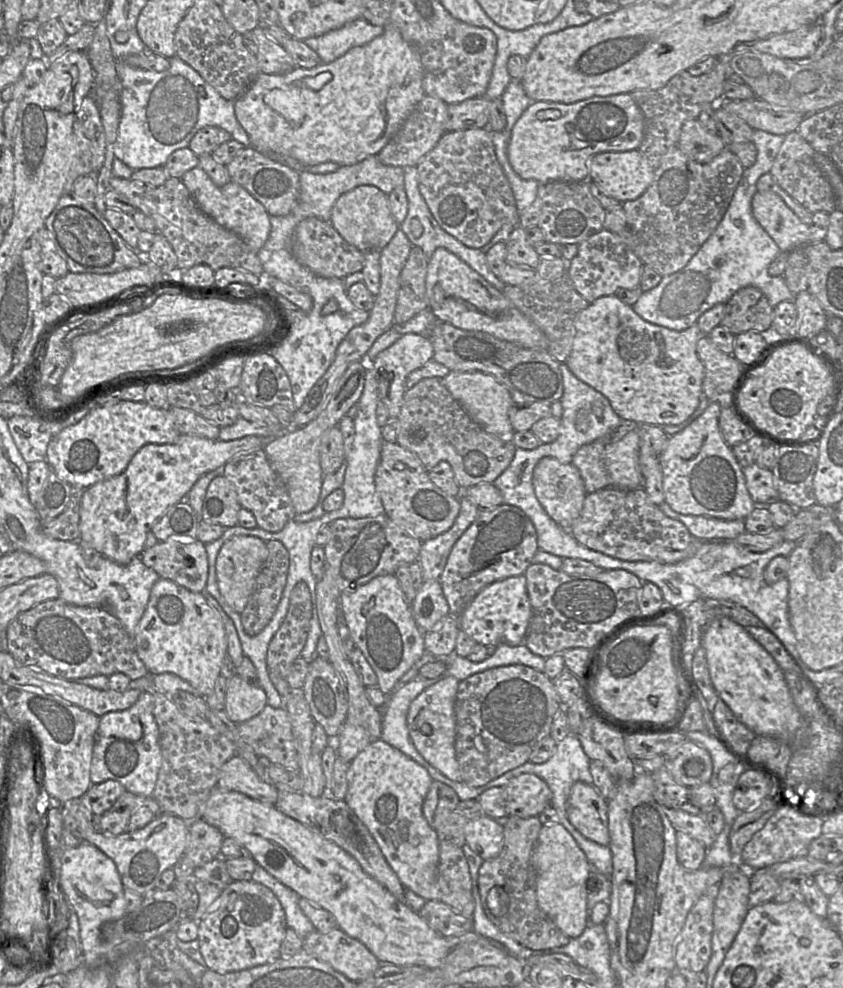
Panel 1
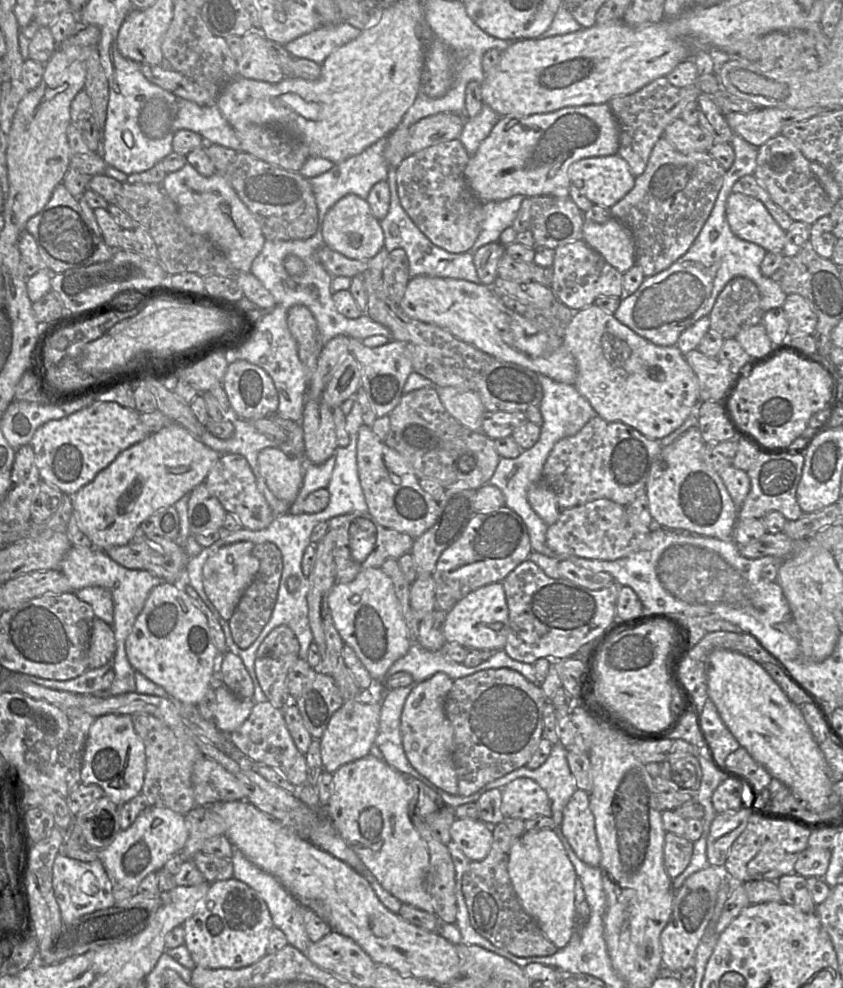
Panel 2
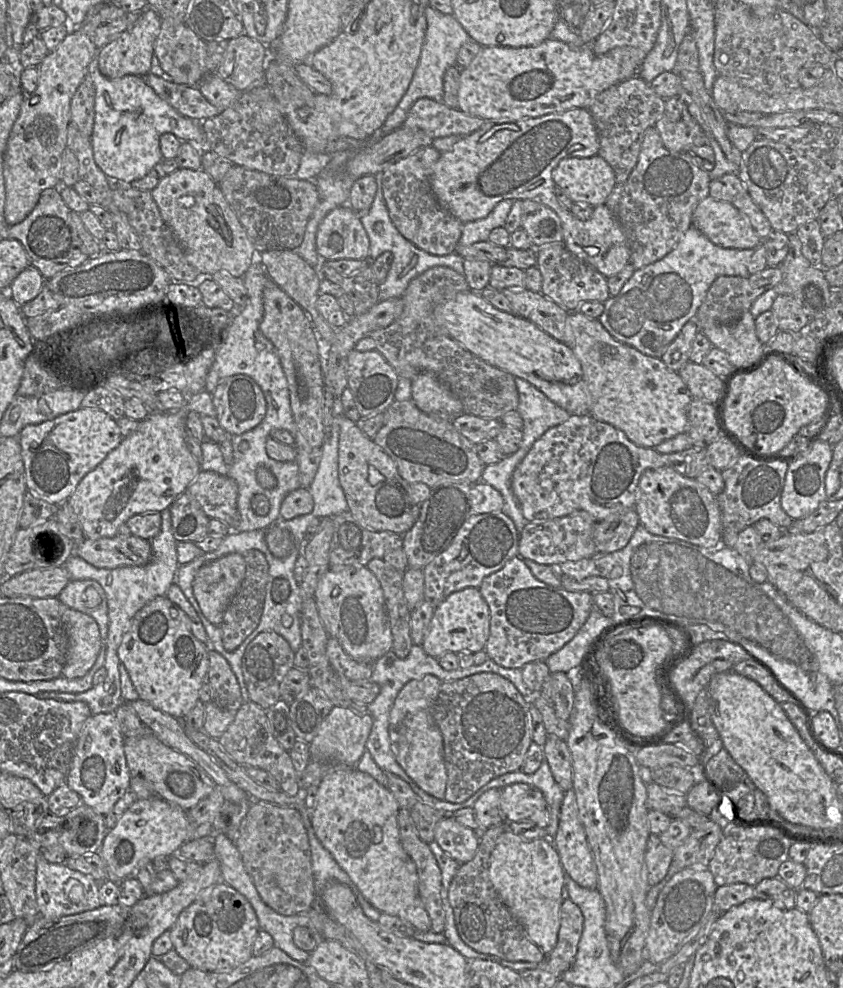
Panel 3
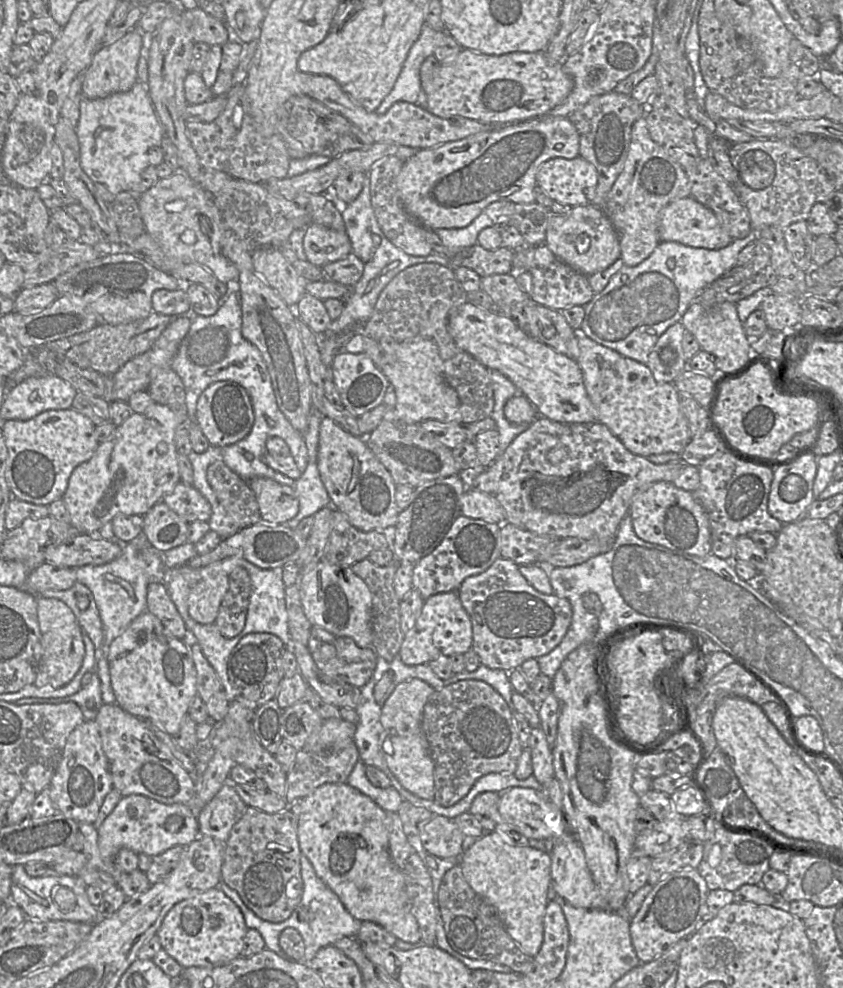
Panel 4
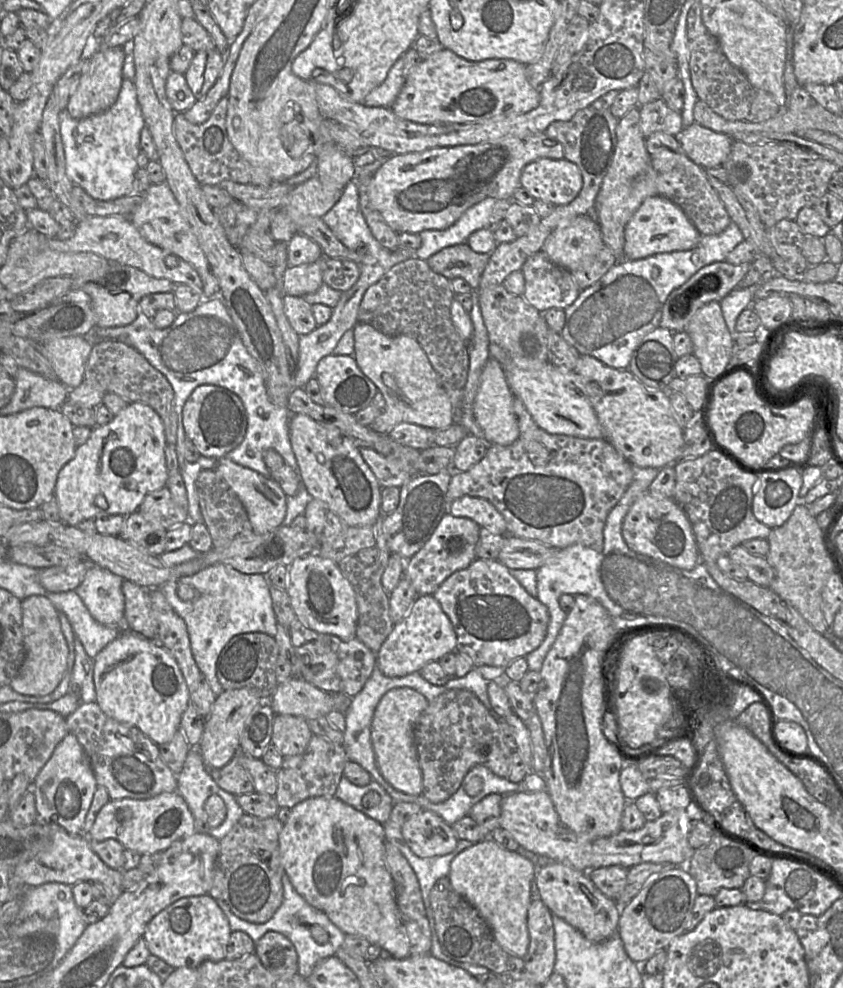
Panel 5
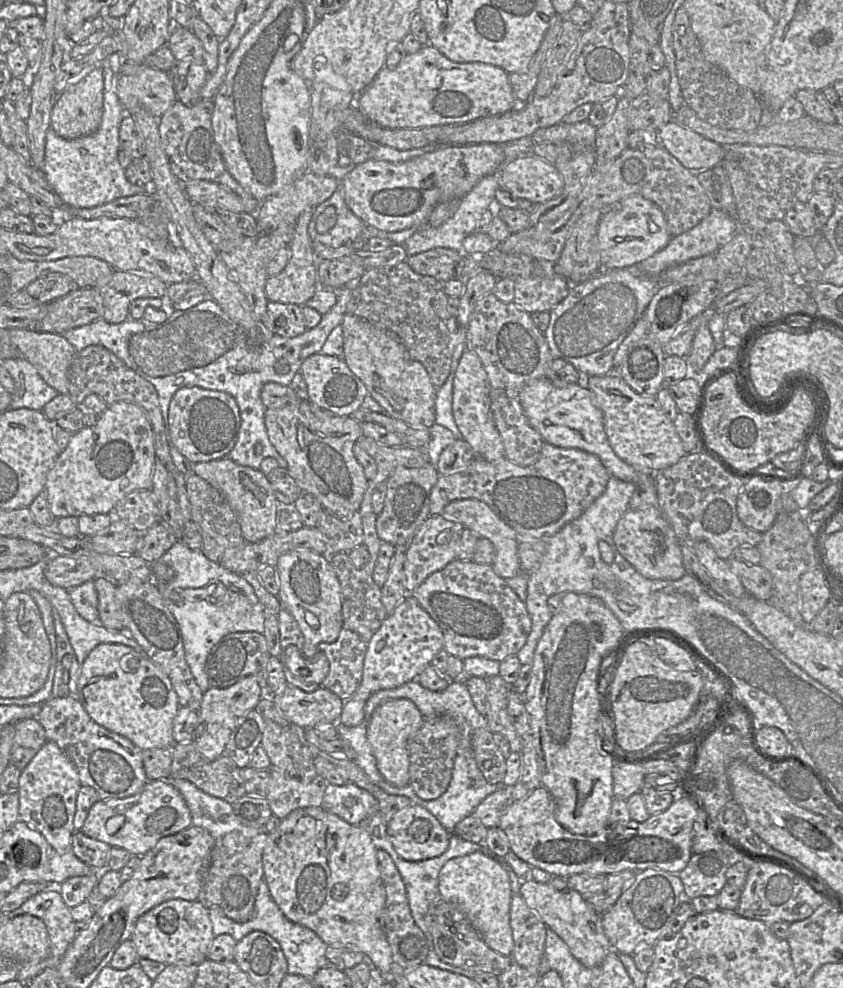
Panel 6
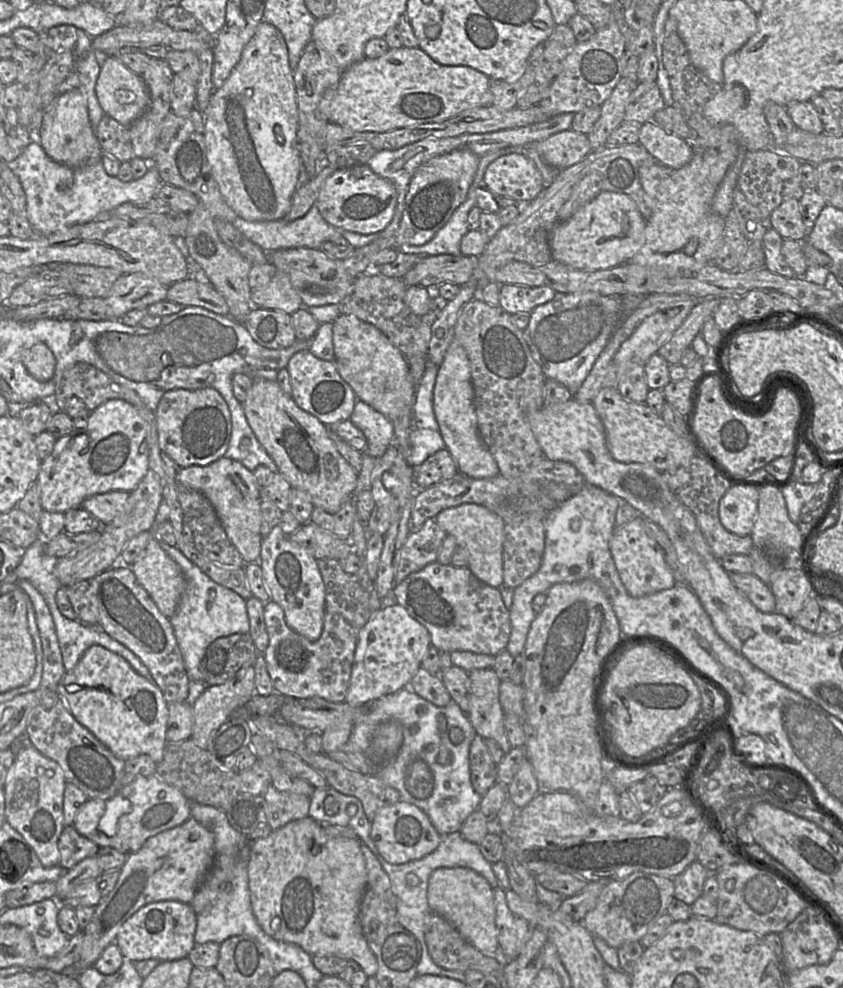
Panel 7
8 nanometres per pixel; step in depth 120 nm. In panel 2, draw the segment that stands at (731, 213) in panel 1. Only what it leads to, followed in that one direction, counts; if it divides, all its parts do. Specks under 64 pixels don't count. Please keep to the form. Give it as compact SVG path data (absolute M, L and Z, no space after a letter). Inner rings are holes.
M739 135L733 136L729 143L735 152L732 166L726 170L723 185L719 191L714 208L689 250L667 269L653 276L645 277L639 288L631 295L621 299L618 309L613 313L622 324L635 333L658 346L673 346L680 335L700 318L710 314L715 301L726 286L735 277L745 277L757 285L760 292L760 307L765 312L782 307L787 295L778 282L762 275L760 265L767 251L761 246L737 237L730 229L726 219L726 202L732 193L734 183L745 175L753 175L756 168L758 147L745 141Z

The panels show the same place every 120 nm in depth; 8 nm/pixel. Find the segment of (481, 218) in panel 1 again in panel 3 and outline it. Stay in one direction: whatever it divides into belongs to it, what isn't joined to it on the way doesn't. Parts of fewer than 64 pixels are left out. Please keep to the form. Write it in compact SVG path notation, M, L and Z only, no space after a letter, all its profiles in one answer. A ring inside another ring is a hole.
M432 145L424 146L376 175L380 177L383 198L392 223L407 240L433 255L455 252L464 224L440 205L432 191L430 176L440 155L441 152Z

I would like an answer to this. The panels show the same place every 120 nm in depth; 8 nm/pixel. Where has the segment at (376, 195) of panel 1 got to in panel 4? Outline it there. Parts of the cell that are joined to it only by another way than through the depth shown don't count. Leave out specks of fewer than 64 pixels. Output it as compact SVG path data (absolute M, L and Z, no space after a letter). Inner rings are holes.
M319 224L308 226L303 238L306 260L315 266L345 258L352 252L350 239L345 231L337 231Z

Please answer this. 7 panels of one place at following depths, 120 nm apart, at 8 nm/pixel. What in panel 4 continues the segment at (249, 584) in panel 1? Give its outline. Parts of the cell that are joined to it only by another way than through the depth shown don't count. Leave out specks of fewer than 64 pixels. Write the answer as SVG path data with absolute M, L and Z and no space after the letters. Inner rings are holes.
M219 573L196 583L187 599L189 616L201 624L213 624L229 588L229 575Z

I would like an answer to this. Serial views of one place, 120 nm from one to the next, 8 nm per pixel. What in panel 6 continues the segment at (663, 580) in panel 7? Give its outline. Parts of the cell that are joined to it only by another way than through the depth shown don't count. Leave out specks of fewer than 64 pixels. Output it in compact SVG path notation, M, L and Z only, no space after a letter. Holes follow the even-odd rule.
M658 505L628 509L615 528L613 540L617 551L645 578L678 580L686 574L681 545Z

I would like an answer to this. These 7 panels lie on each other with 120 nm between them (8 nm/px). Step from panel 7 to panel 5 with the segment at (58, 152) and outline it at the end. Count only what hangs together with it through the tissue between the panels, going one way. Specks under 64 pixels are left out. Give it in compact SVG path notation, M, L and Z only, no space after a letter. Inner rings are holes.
M123 46L100 47L92 56L85 59L82 77L65 109L71 118L82 119L100 114L115 103L124 80L122 73L124 61Z

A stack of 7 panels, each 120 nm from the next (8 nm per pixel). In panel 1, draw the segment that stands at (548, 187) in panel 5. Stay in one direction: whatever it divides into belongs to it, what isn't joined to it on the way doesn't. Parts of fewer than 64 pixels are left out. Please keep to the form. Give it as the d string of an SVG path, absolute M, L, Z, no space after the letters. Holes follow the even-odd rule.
M638 149L622 152L602 152L588 159L589 180L600 193L619 202L634 200L641 196L654 179L655 167Z

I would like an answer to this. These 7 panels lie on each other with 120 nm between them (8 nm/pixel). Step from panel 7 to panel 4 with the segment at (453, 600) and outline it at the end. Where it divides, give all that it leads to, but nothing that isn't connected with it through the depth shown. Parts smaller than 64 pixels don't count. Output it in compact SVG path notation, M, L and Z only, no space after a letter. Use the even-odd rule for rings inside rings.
M498 558L486 571L466 578L456 592L471 619L471 650L479 656L482 665L492 669L511 671L528 659L549 653L561 642L571 624L569 600L537 591L521 575L519 566L509 559Z

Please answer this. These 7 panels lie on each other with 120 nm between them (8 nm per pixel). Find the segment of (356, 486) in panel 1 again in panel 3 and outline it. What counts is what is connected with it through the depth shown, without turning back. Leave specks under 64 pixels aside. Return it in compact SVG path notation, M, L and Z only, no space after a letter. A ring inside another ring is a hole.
M335 418L332 424L332 430L330 430L330 428L327 429L327 436L321 447L322 456L321 456L321 460L320 460L320 464L319 464L317 473L312 483L307 488L308 491L313 496L313 500L314 500L313 510L308 514L301 515L301 517L306 516L306 515L311 515L311 514L317 515L320 518L333 517L341 512L348 511L348 504L347 504L347 501L346 501L346 498L345 498L343 489L340 485L339 477L338 477L338 447L339 447L338 440L339 440L339 426Z

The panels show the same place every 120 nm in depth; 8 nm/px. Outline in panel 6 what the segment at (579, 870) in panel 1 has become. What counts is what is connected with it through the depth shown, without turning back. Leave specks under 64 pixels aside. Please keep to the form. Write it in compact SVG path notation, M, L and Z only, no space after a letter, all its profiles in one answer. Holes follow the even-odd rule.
M481 851L450 859L440 870L438 892L461 908L491 949L505 956L512 955L510 908L513 891L509 870L502 859Z

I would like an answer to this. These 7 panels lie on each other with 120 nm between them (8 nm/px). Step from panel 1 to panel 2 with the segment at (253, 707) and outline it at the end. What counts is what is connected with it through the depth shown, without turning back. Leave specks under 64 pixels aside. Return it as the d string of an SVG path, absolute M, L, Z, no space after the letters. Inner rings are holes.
M220 687L216 690L213 722L222 733L230 734L249 717L255 704L253 699L239 698L227 687Z

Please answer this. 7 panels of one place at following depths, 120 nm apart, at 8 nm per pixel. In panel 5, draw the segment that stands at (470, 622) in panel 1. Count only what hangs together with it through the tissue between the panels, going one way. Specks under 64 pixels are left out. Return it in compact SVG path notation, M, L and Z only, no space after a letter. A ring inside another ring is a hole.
M433 594L419 595L406 616L393 629L375 654L376 666L387 677L400 677L420 672L423 667L438 661L447 653L455 652L457 636L448 616Z

